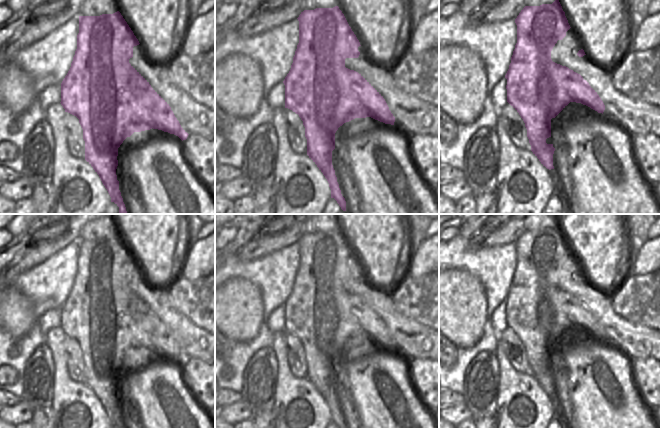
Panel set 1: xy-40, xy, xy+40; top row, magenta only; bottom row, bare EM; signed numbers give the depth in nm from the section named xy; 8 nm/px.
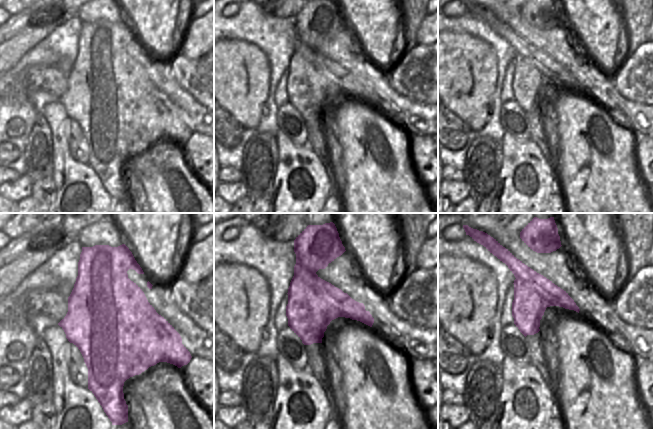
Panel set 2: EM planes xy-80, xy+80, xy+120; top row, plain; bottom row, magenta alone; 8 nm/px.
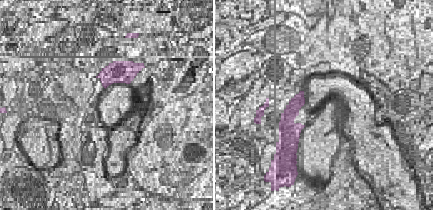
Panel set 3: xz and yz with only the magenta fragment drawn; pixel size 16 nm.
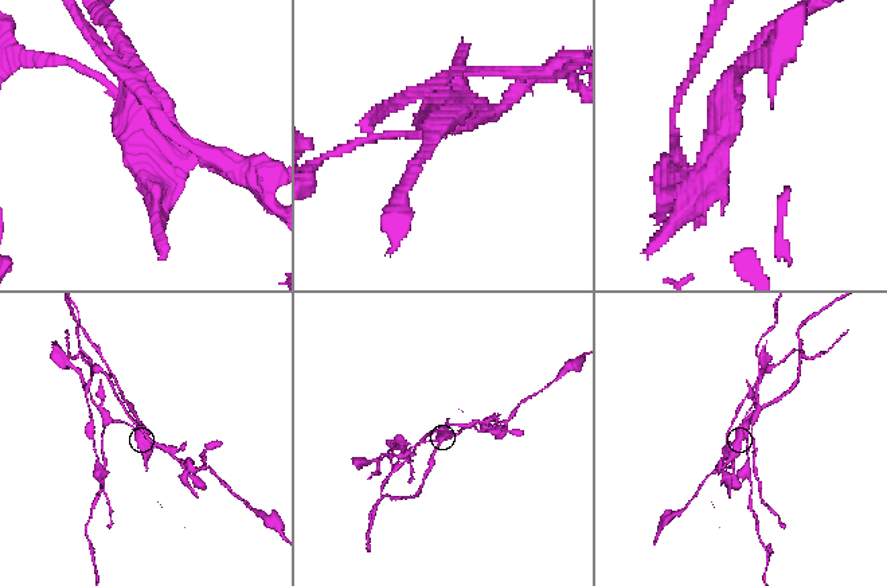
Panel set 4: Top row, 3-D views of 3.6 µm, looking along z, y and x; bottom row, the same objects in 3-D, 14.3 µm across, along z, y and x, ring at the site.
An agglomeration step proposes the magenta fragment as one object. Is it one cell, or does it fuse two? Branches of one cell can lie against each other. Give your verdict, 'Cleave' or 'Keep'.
Cleave.

